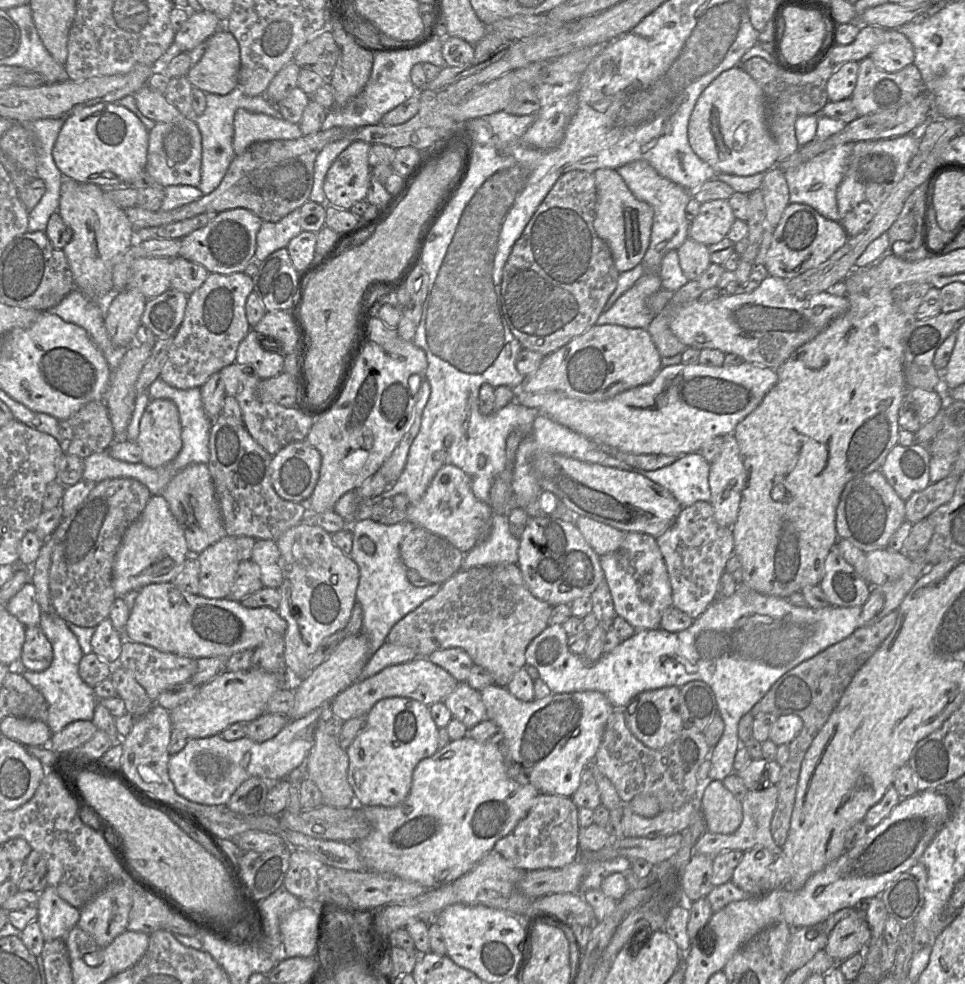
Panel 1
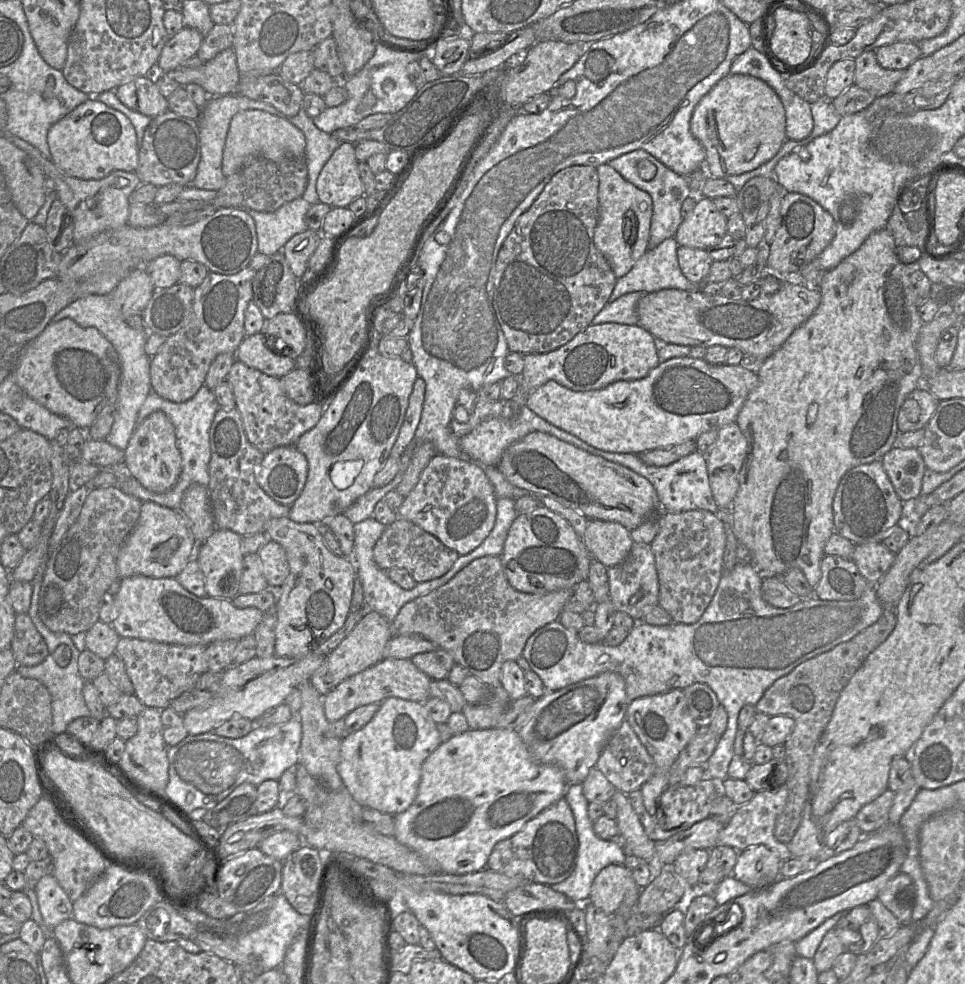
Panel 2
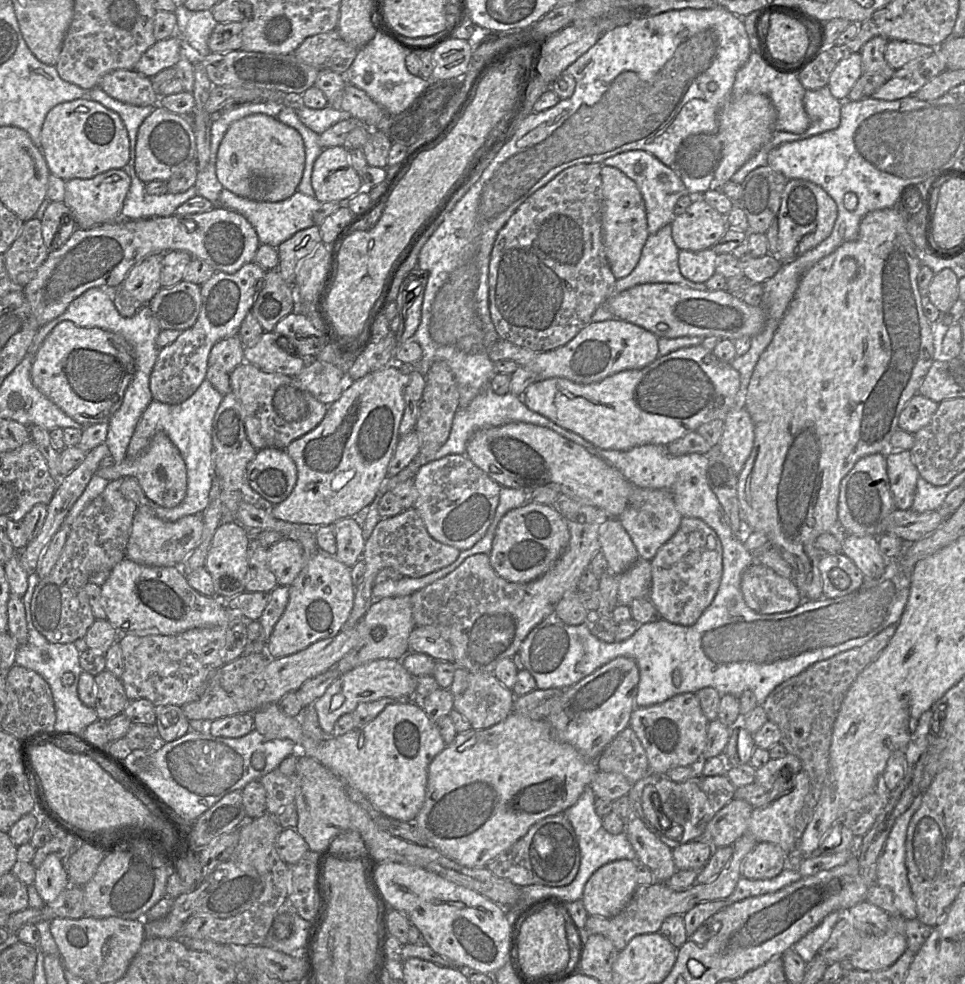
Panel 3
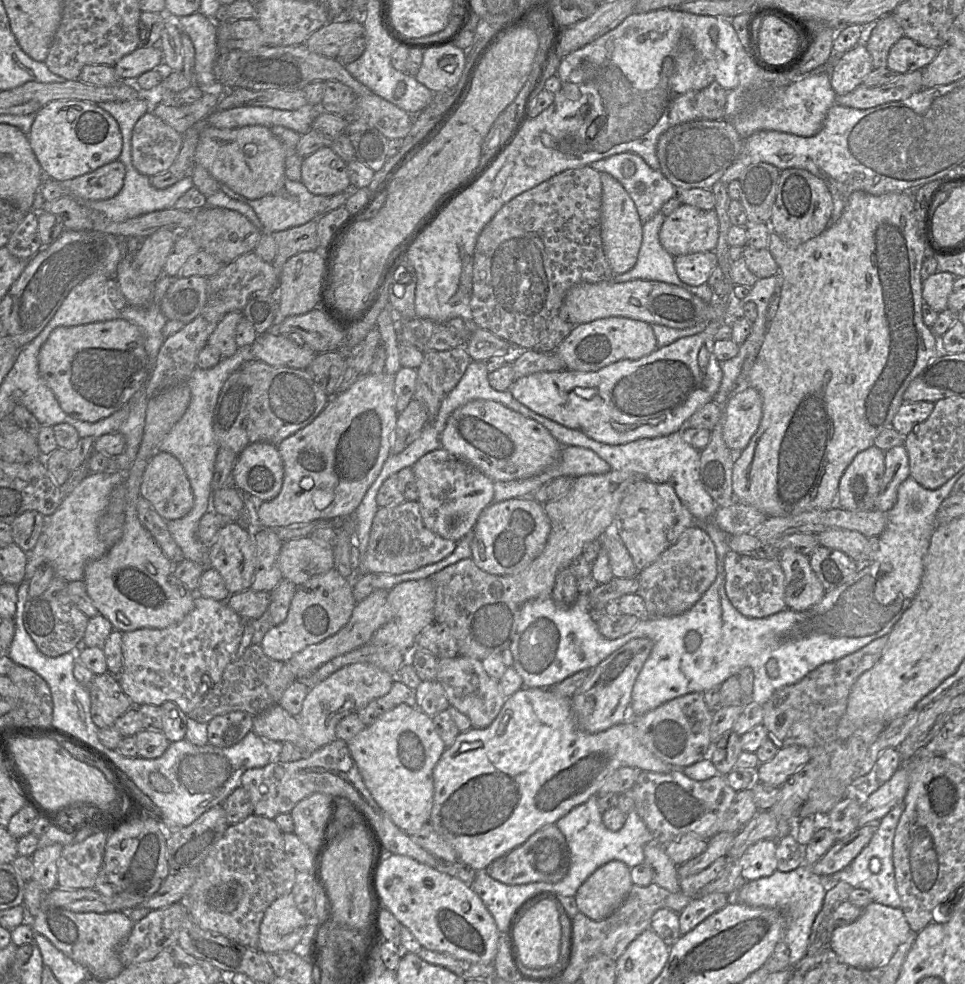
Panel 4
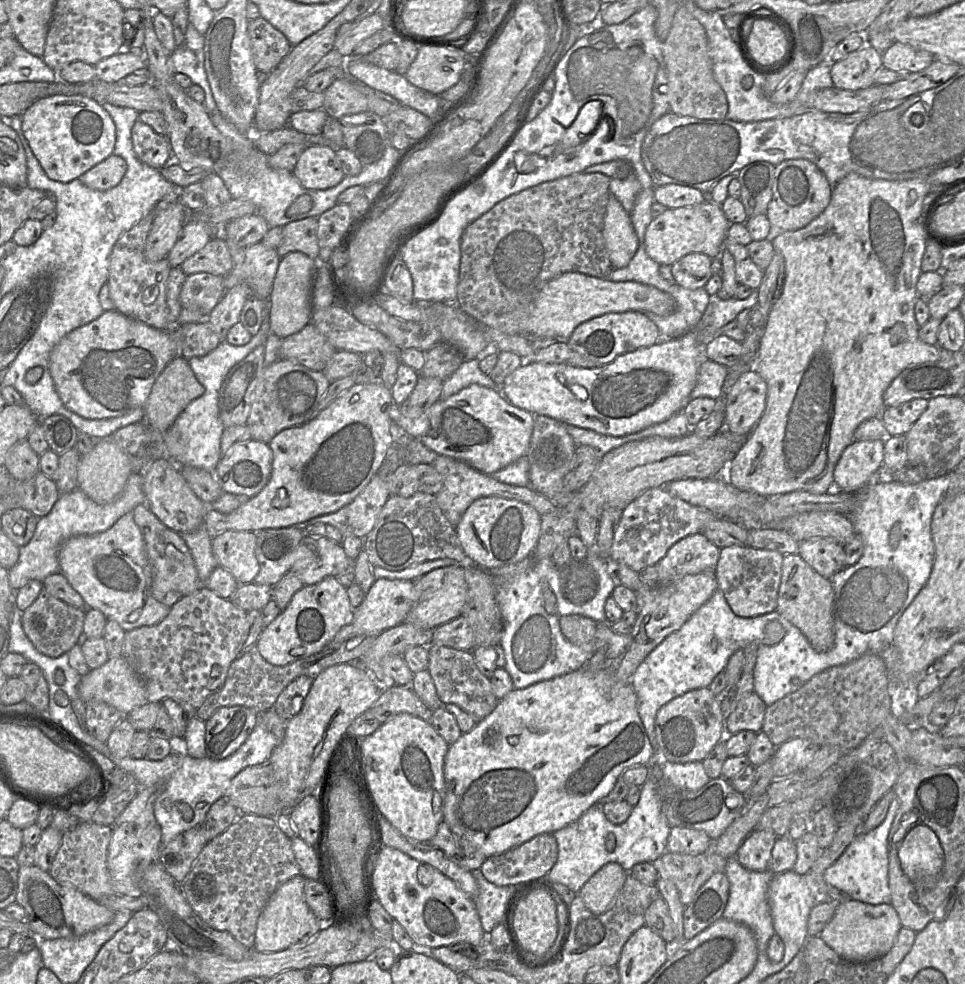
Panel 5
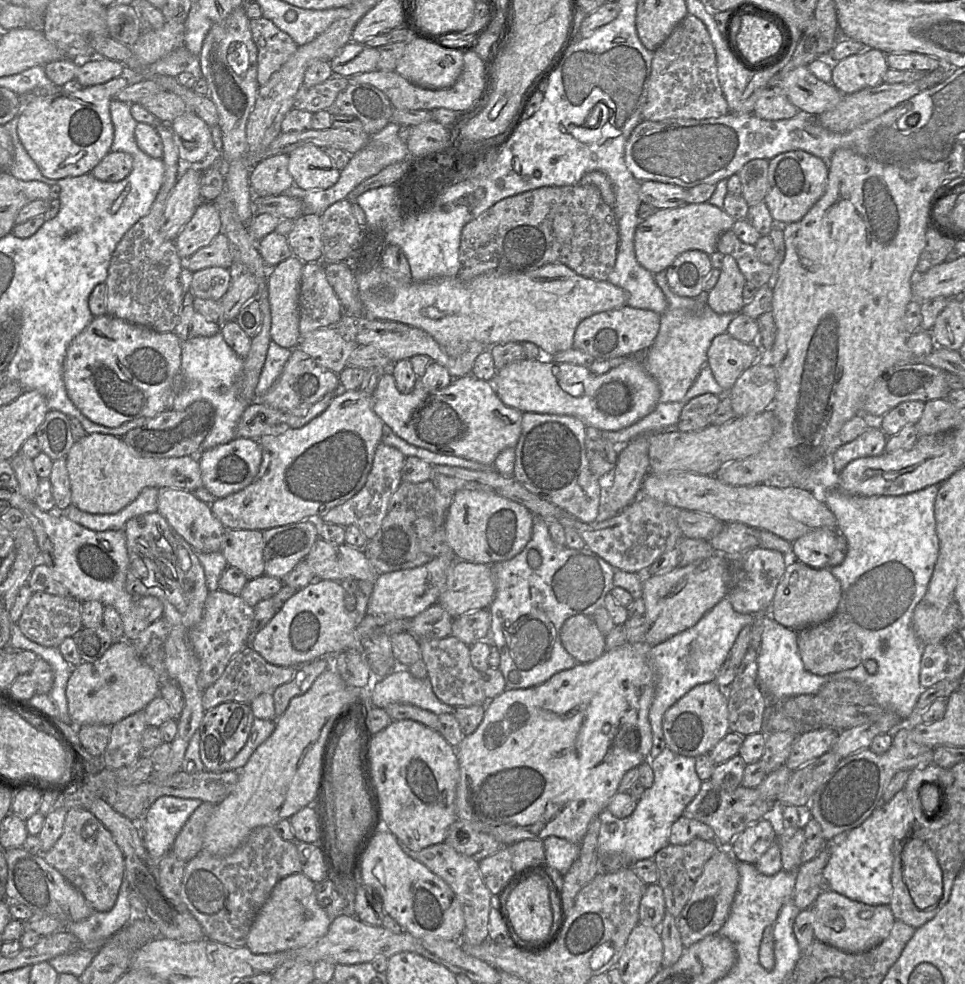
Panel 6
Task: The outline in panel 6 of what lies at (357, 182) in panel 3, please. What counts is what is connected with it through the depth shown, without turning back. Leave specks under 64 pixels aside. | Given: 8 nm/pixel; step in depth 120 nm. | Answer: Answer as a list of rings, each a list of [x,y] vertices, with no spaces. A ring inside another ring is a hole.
[[[303,145],[288,154],[288,171],[295,185],[303,190],[325,190],[334,186],[341,171],[324,149]]]

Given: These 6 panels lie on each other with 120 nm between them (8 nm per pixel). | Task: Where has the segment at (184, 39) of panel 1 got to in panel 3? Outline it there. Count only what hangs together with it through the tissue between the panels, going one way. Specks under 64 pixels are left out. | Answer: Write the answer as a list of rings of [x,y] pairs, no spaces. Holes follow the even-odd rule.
[[[178,35],[156,41],[140,57],[135,71],[153,77],[158,72],[174,67],[183,51],[183,42]]]

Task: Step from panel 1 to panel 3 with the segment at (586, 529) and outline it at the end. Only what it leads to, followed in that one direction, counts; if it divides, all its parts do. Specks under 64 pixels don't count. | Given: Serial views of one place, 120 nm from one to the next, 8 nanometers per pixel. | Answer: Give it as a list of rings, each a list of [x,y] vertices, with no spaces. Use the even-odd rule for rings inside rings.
[[[609,517],[599,527],[599,542],[608,567],[619,575],[631,567],[639,554],[618,518]]]

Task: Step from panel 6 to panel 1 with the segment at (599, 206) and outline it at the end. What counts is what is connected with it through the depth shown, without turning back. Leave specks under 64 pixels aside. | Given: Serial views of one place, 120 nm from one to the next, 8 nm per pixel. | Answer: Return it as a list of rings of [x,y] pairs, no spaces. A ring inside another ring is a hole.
[[[566,172],[514,243],[503,267],[501,298],[507,324],[523,349],[546,356],[583,334],[596,324],[615,290],[620,273],[594,230],[595,207],[593,173]]]

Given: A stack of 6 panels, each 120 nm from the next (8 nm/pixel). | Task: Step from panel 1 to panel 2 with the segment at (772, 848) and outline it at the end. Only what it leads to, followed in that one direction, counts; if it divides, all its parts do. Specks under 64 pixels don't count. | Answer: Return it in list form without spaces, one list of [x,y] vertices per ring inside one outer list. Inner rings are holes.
[[[786,786],[755,792],[749,802],[736,807],[729,822],[719,832],[717,845],[729,846],[740,852],[749,847],[763,844],[773,850],[782,861],[790,859],[792,855],[788,845],[778,841],[774,835],[776,818],[783,811],[787,798]]]

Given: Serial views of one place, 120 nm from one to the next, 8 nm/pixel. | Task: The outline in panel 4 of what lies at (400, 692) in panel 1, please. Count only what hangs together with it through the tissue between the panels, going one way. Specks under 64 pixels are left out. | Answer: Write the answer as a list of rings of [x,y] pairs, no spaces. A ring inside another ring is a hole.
[[[372,664],[347,665],[334,672],[323,681],[312,684],[303,701],[300,713],[294,717],[297,717],[304,737],[308,741],[312,742],[316,746],[317,750],[336,739],[336,726],[342,718],[351,713],[357,713],[369,702],[386,695],[390,691],[393,682],[393,677],[389,673]]]

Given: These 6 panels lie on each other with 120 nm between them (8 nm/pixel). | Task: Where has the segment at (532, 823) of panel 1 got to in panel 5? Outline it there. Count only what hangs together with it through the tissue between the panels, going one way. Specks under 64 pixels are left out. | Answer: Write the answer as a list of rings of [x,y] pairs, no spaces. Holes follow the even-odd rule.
[[[543,833],[502,854],[487,857],[479,868],[484,877],[496,886],[511,886],[545,877],[558,858],[558,845],[553,834]]]

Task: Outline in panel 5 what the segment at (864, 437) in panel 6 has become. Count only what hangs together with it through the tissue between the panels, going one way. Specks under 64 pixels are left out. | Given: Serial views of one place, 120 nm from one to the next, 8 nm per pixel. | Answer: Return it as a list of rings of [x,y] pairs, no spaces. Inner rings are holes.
[[[854,440],[842,452],[834,468],[834,489],[861,491],[882,469],[883,440]]]

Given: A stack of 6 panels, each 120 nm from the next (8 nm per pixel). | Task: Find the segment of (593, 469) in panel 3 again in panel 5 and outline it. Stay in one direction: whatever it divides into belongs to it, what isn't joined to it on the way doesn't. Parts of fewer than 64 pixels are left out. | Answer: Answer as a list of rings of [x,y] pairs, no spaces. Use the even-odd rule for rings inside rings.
[[[471,384],[460,390],[458,393],[448,397],[447,399],[438,400],[435,404],[429,407],[418,417],[409,417],[405,415],[405,409],[406,409],[406,402],[404,402],[401,405],[398,405],[394,402],[393,405],[391,406],[390,417],[398,430],[403,430],[409,436],[419,440],[424,446],[426,446],[430,450],[433,450],[438,455],[445,455],[463,461],[469,464],[474,469],[487,475],[493,475],[498,470],[501,470],[506,466],[510,465],[511,463],[515,462],[519,458],[526,456],[534,427],[533,416],[530,412],[513,406],[503,395],[498,393],[496,389],[487,388],[478,384]]]

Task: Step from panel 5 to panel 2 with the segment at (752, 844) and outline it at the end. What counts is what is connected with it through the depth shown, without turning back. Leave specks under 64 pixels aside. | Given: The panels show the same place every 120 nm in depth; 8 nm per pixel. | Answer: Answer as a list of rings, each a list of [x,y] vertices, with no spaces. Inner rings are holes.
[[[760,844],[739,852],[732,875],[753,890],[760,890],[780,878],[781,863],[773,850]]]

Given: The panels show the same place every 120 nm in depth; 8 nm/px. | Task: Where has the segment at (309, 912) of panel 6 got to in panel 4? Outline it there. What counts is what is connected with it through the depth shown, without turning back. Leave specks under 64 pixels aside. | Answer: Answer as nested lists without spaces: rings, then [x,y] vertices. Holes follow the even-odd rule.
[[[291,893],[266,909],[259,929],[259,950],[264,954],[293,951],[301,942],[307,922]]]

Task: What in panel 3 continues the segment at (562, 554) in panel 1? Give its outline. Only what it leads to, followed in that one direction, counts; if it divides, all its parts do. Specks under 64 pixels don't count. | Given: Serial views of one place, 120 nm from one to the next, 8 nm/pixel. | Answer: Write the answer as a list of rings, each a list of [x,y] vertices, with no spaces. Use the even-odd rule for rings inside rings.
[[[527,500],[520,507],[509,510],[500,520],[492,542],[489,555],[490,563],[496,573],[510,582],[525,583],[532,581],[548,571],[567,547],[570,533],[566,519],[550,504]]]

